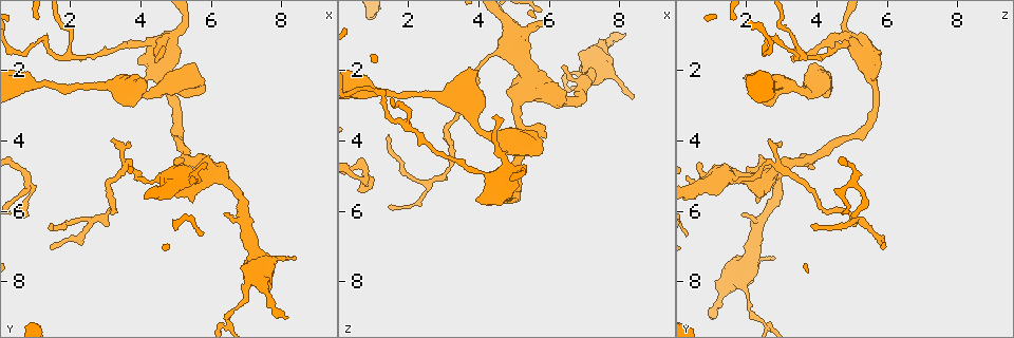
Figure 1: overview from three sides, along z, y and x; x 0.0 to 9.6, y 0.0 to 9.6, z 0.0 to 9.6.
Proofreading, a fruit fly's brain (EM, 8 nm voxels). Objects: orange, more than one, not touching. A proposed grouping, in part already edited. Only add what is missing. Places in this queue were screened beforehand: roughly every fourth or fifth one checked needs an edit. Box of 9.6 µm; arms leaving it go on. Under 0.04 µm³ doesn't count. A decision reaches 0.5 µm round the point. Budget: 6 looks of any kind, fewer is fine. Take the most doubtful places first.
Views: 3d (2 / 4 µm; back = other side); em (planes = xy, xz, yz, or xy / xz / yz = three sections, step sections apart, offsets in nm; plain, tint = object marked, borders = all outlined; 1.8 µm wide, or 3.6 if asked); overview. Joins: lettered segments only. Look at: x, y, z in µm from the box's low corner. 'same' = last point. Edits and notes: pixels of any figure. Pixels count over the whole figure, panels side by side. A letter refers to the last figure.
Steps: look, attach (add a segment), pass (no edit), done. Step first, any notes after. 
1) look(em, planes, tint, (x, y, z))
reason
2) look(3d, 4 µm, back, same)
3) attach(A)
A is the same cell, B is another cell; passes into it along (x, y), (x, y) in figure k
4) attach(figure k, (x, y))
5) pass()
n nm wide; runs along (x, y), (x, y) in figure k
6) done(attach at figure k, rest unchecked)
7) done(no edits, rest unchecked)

look(3d, 4 µm, (4.40, 1.75, 3.40))
an open end

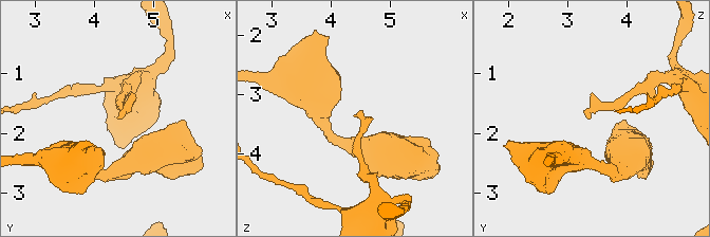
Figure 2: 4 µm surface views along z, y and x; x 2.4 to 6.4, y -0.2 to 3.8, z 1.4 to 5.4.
look(em, 3.6 µm, xz, step 8, tint, (4.40, 1.75, 3.40))
now the EM

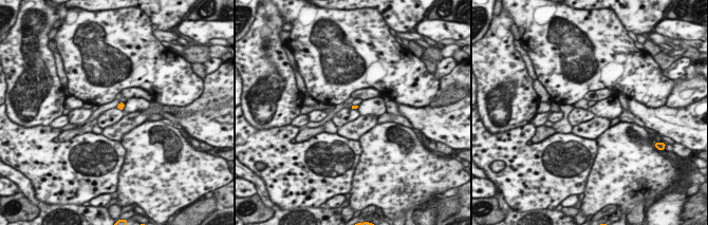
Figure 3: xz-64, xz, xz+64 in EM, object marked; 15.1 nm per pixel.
look(em, 3.6 µm, xy, step 4, borders, same)
cut it another way

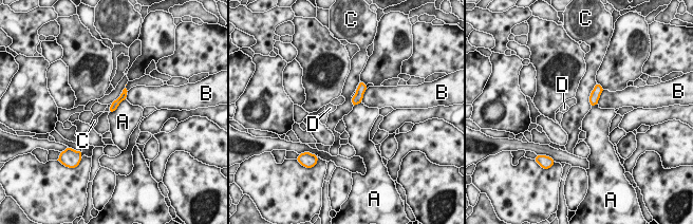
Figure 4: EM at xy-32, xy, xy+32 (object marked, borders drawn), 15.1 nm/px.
pass()
C touches over 360 nm; A, B, C and D are other cells; none of them fits

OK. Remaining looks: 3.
look(em, 3.6 µm, planes, borders, (5.80, 4.70, 2.00))
an open end

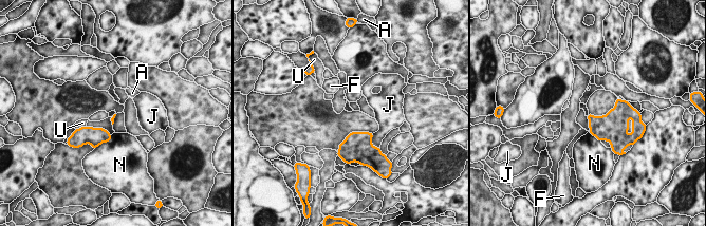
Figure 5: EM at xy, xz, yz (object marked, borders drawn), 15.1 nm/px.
pass()
A, F, J, N and U are other cells; no lettered segment goes on from it

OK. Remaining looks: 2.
look(em, planes, plain, (2.00, 1.60, 3.60))
three-way junction

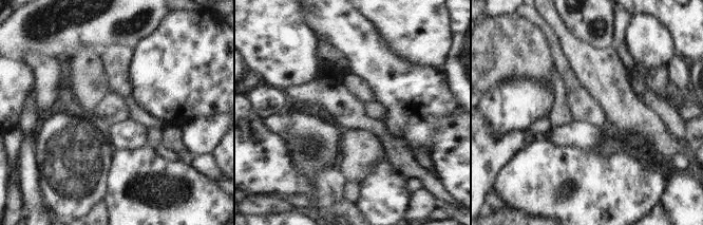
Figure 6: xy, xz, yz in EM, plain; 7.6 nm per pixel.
look(em, planes, borders, same)

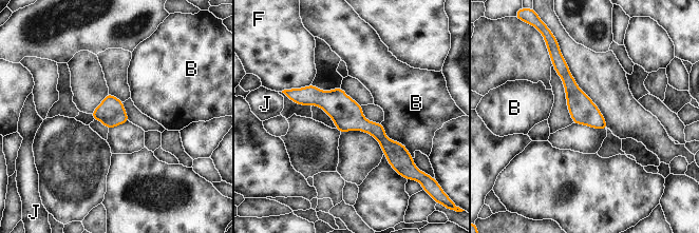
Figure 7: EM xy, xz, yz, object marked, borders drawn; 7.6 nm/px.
pass()
200 nm wide; B touches over 360 nm; B, F and J are other cells; none of them fits

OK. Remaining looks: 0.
done(no edits, rest unchecked)

